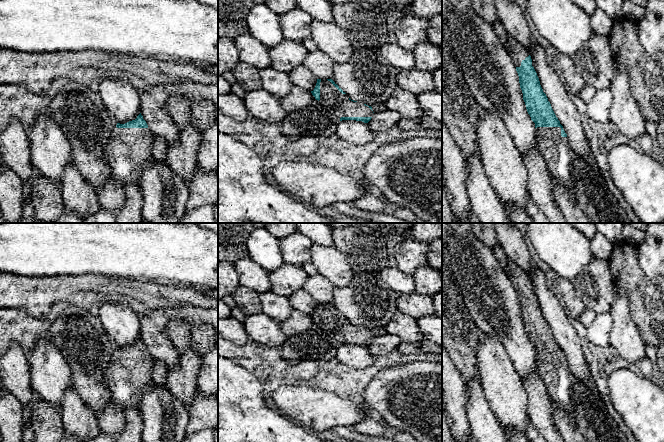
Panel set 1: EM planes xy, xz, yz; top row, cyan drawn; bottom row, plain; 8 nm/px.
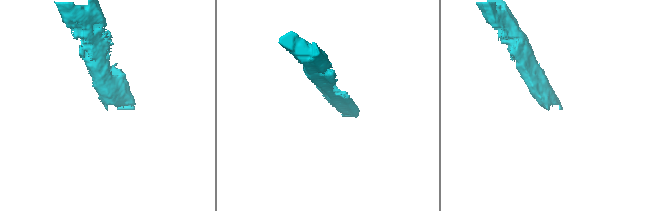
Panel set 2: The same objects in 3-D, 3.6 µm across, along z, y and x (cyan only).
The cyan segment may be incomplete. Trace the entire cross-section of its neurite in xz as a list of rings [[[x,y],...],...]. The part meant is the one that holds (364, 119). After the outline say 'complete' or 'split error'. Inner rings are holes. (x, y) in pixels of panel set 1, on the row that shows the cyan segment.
[[[317,79],[316,86],[313,91],[311,91],[312,95],[318,100],[321,104],[325,104],[328,110],[339,120],[356,120],[362,121],[364,123],[368,123],[374,112],[371,106],[368,106],[363,103],[359,103],[357,101],[351,100],[346,93],[332,80],[321,80]]] | split error

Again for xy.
[[[141,113],[135,120],[125,124],[120,124],[114,120],[112,123],[111,135],[107,138],[107,160],[111,163],[112,177],[122,185],[134,184],[139,187],[140,177],[144,169],[151,163],[152,159],[152,134]]] | split error

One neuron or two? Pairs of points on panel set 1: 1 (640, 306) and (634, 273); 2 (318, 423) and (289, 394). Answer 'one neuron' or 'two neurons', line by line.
1: one neuron
2: one neuron

